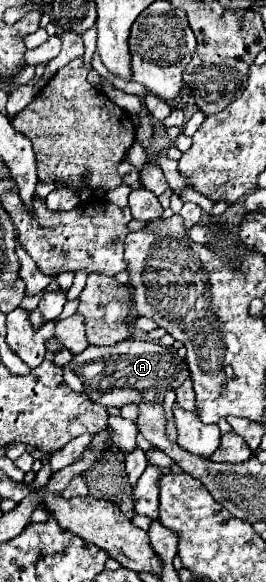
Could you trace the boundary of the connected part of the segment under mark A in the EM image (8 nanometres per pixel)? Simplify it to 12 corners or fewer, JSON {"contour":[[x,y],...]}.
{"contour":[[154,341],[88,347],[64,365],[104,407],[164,399],[186,361]]}

